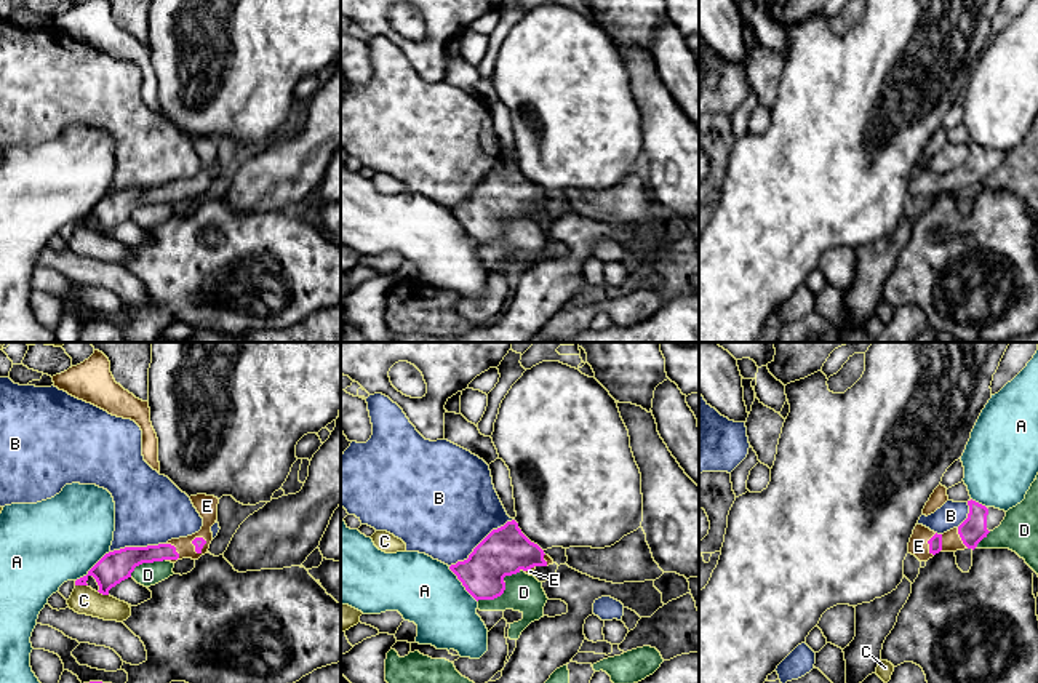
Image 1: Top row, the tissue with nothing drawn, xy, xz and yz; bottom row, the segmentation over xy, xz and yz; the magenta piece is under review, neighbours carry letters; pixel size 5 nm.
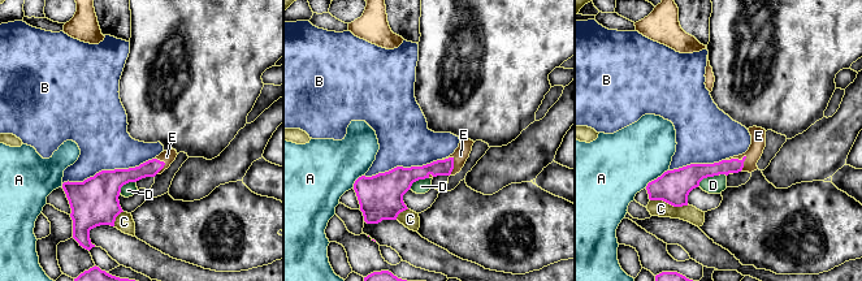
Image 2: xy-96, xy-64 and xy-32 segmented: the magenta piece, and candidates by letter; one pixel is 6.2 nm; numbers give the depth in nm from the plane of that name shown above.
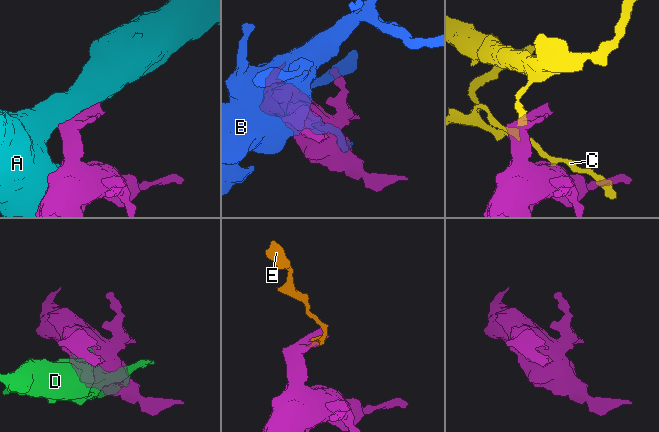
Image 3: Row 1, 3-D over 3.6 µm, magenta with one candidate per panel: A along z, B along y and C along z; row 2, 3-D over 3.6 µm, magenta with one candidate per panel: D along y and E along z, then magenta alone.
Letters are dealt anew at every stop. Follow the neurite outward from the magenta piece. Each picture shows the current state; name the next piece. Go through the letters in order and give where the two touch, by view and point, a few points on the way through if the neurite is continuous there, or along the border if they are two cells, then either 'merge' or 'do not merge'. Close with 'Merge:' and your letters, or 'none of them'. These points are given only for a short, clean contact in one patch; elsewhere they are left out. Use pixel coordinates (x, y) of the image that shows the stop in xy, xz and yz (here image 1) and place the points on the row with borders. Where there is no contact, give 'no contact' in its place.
A: xy (91, 568) | do not merge
B: xz (480, 543) | do not merge
C: xy (82, 584) | do not merge
D: xz (504, 589) | do not merge
E: xy (175, 551) | across xy (127, 559), (175, 551), (184, 547) | merge
Merge: E

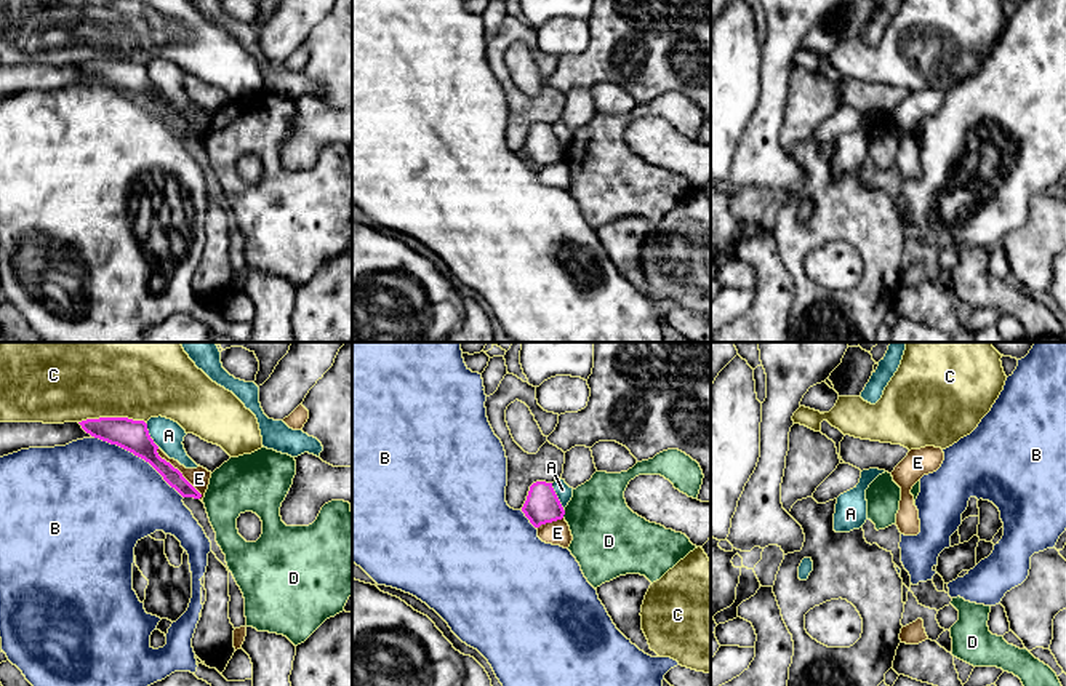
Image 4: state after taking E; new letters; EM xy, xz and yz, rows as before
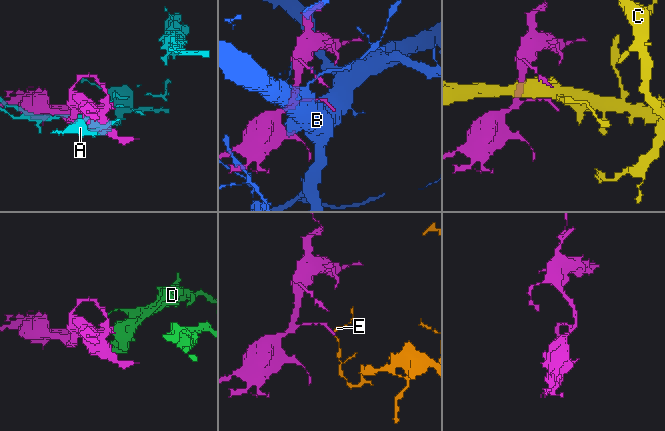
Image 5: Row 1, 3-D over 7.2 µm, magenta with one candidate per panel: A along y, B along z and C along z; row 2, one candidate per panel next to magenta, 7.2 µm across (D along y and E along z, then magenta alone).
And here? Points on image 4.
A: xz (557, 498) | do not merge
B: xy (140, 456) | do not merge
C: xy (111, 418) | do not merge
D: xz (564, 514) | along xz (565, 510), (562, 517) | do not merge
E: xy (180, 472) | do not merge
Merge: none of them

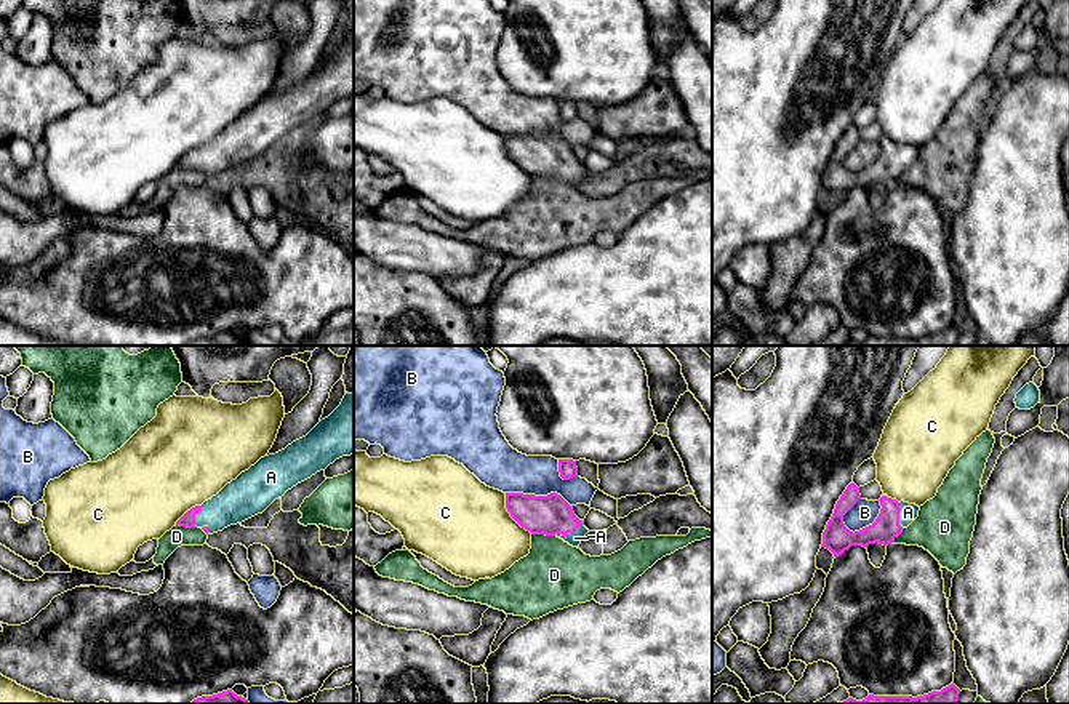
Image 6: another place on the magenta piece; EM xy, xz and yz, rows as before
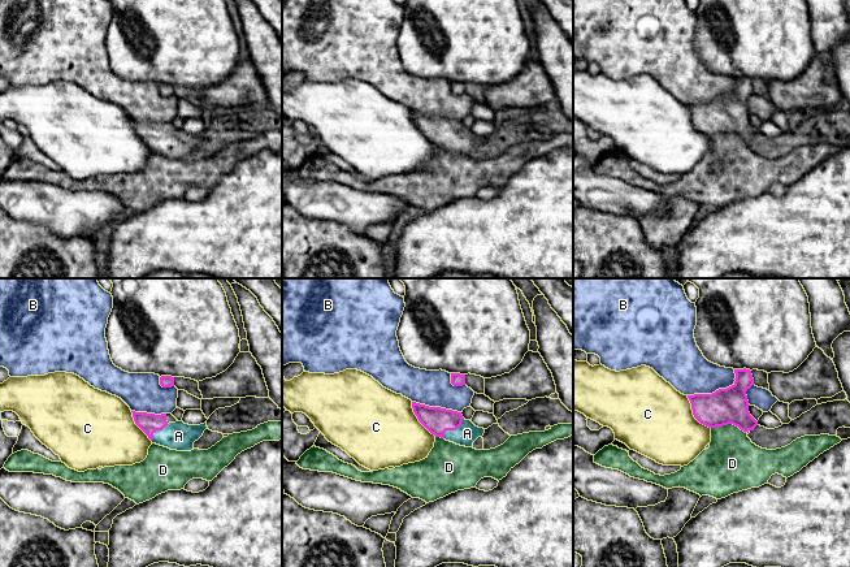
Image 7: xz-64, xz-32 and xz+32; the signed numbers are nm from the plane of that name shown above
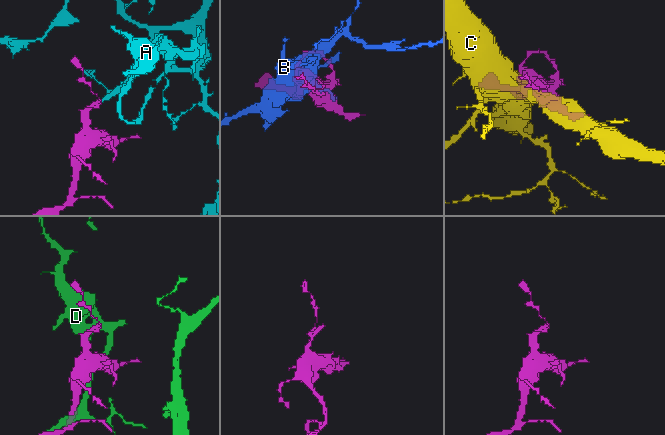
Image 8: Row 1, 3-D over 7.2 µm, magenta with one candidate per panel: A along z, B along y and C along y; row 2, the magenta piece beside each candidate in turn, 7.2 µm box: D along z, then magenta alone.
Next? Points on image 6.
A: xz (568, 532) | across xz (551, 514), (568, 532), (575, 538) | merge
B: yz (869, 525) | do not merge
C: xz (511, 516) | do not merge
D: xz (543, 533) | do not merge
Merge: A

